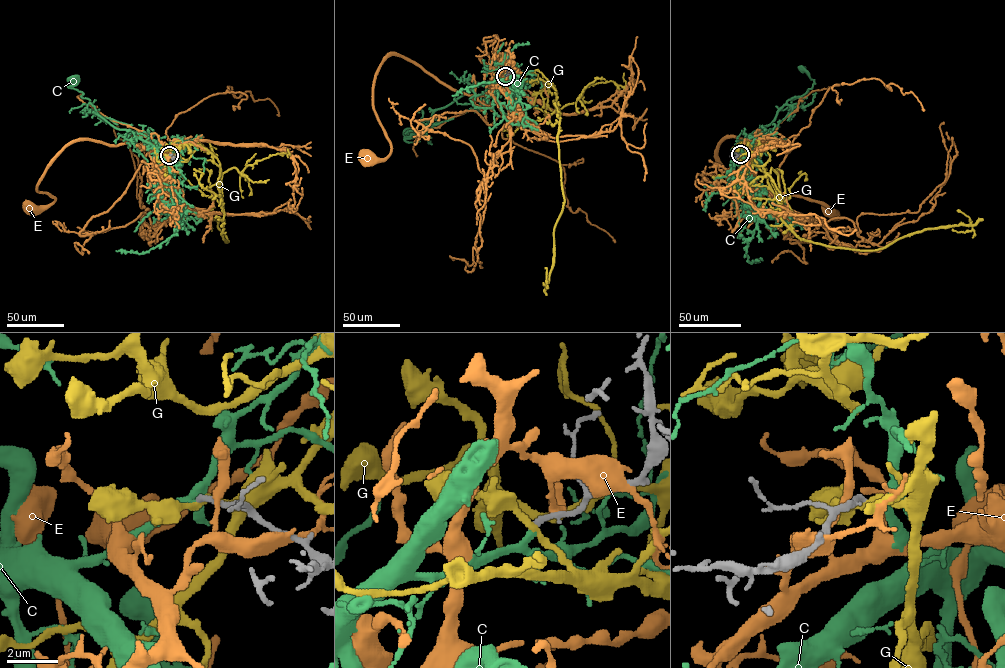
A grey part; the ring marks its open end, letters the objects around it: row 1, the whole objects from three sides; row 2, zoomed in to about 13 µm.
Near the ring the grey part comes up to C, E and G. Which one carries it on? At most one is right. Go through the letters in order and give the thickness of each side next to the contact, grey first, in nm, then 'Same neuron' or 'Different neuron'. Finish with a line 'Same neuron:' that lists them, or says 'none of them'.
C: Thickness 240 nm (grey) against 220 nm. Same neuron
E: Thickness 320 nm (grey) against 280 nm. Different neuron
G: Thickness 240 nm (grey) against 240 nm. Different neuron
Same neuron: C

